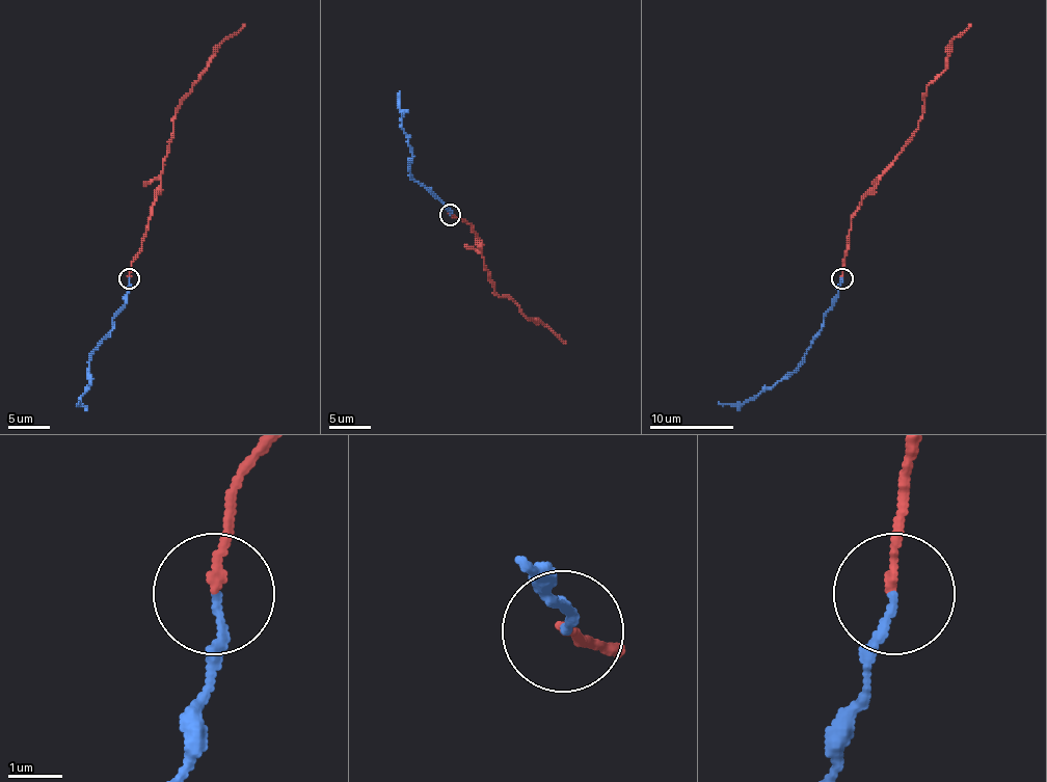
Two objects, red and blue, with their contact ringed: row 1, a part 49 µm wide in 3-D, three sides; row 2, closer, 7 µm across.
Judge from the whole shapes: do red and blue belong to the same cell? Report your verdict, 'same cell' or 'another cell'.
another cell

